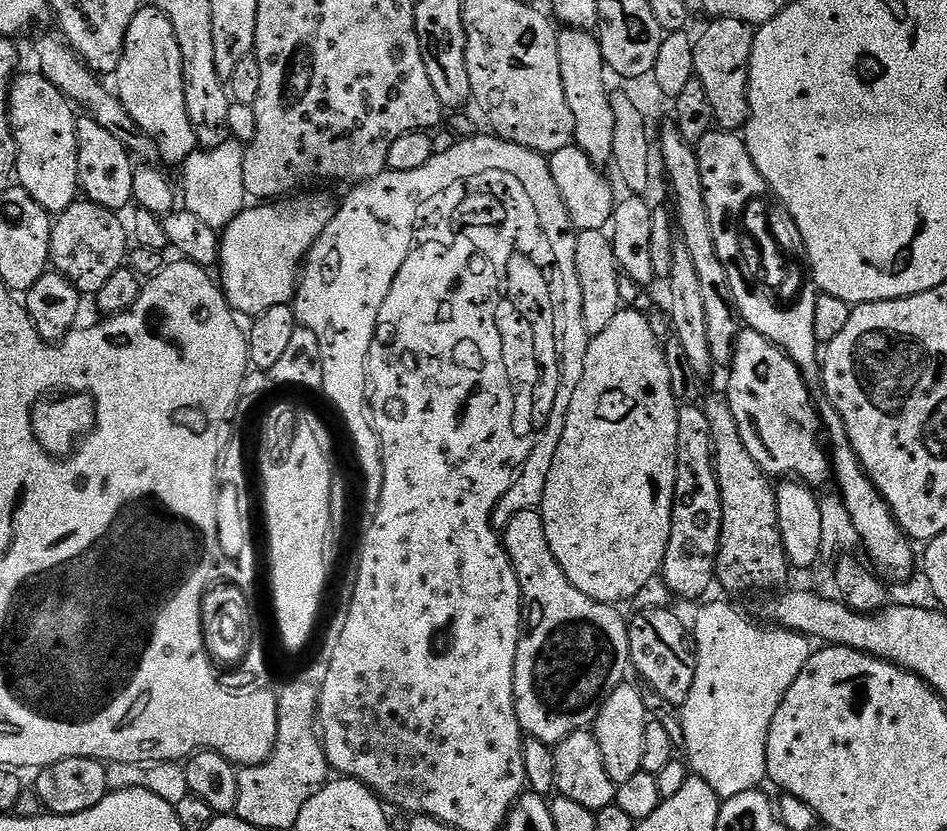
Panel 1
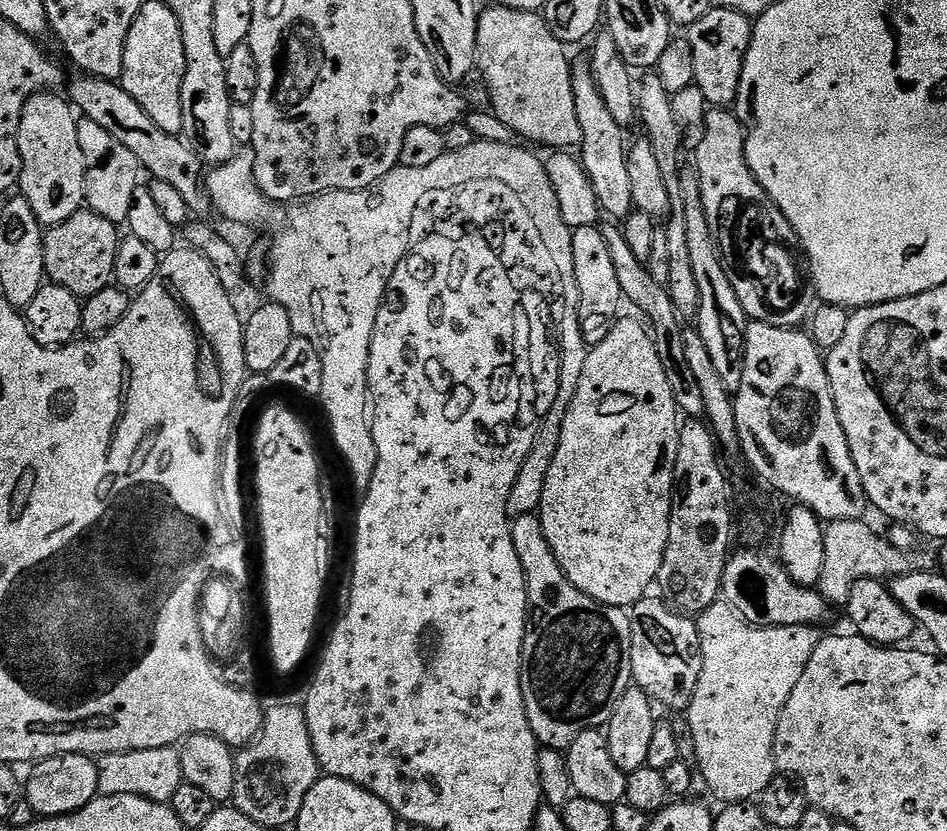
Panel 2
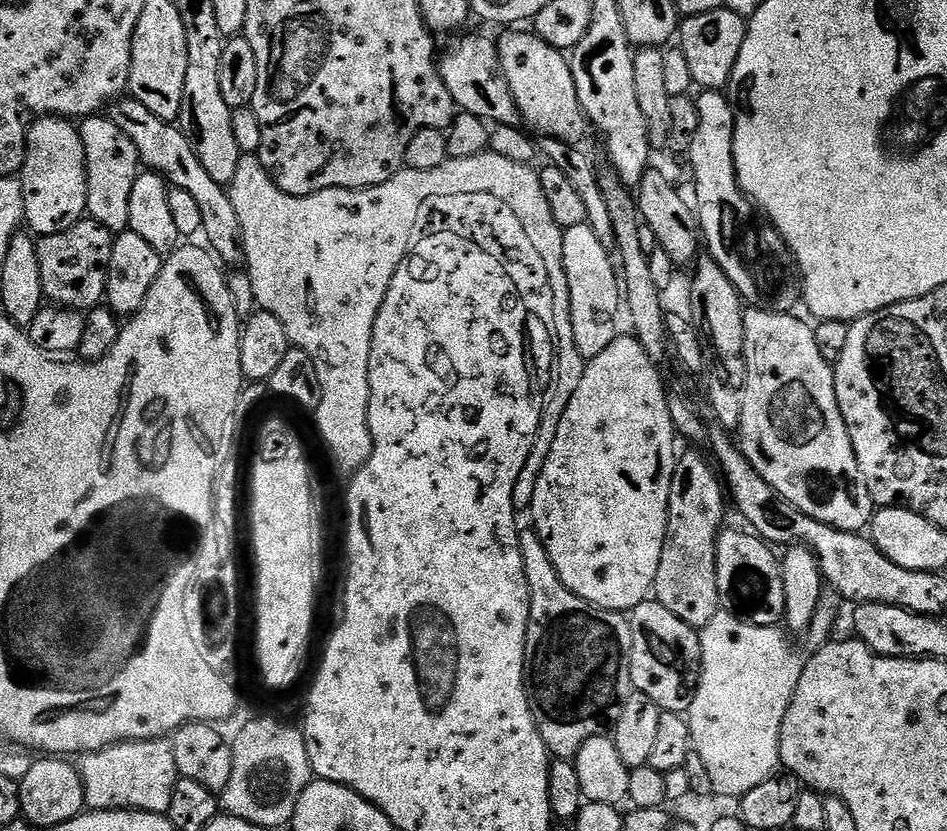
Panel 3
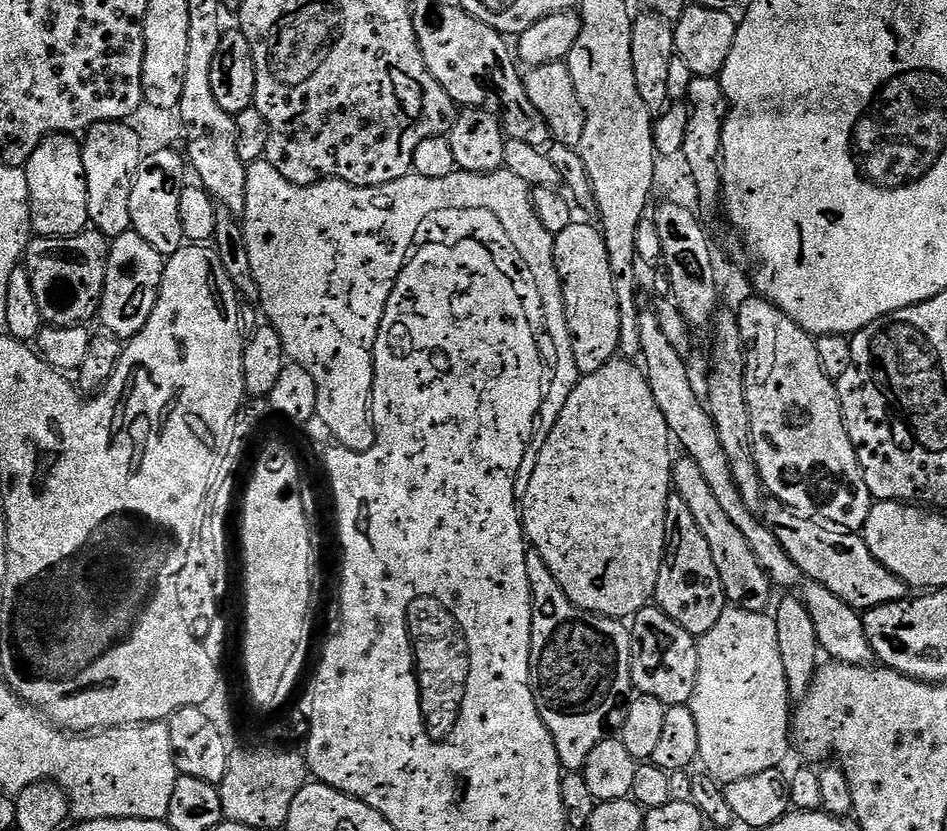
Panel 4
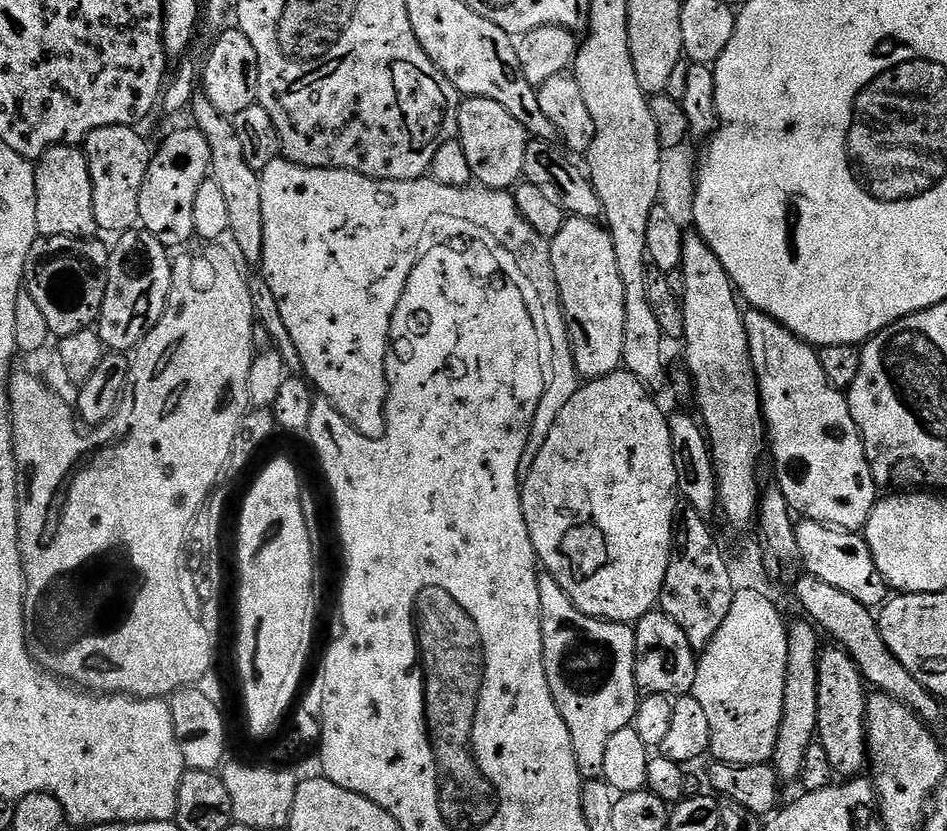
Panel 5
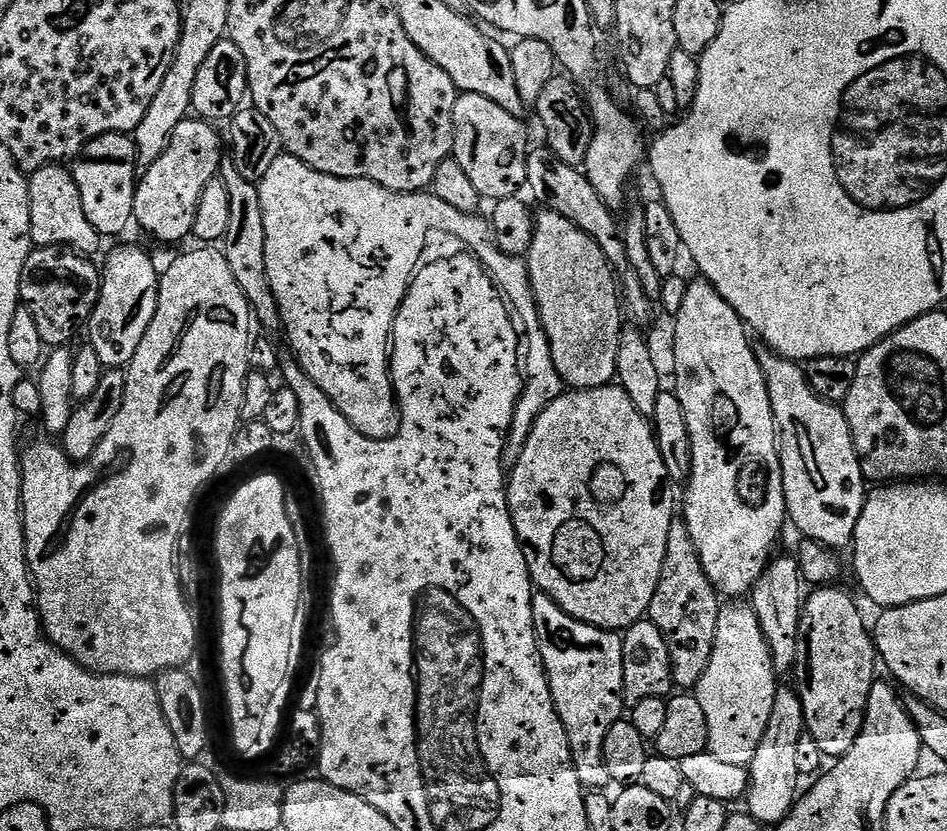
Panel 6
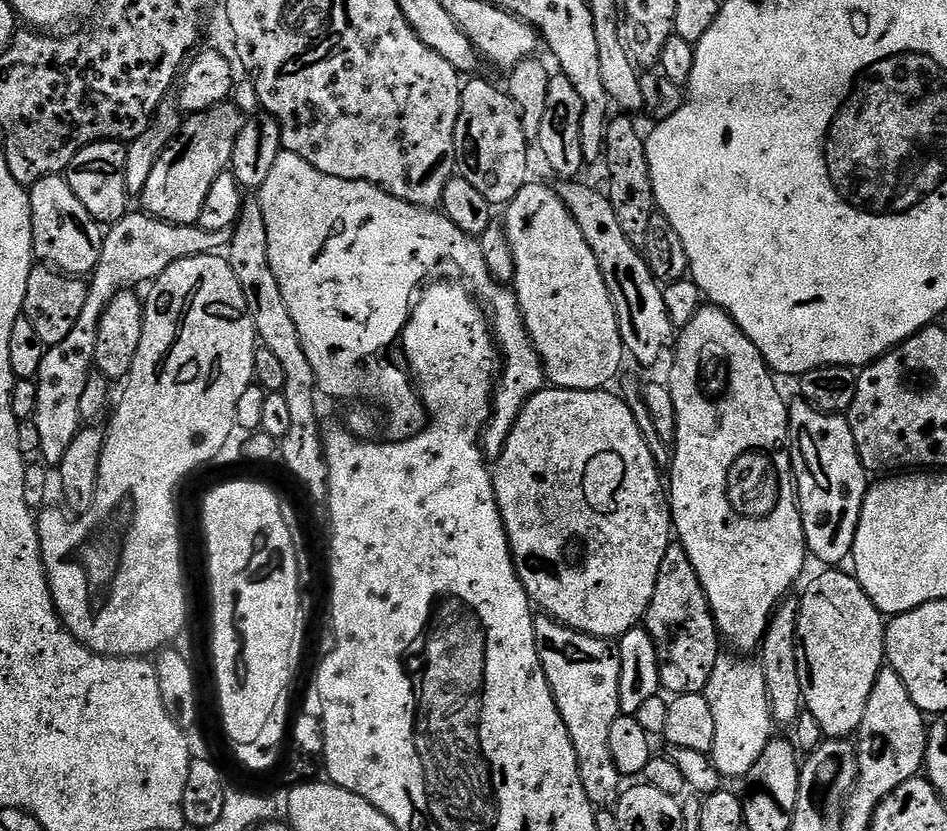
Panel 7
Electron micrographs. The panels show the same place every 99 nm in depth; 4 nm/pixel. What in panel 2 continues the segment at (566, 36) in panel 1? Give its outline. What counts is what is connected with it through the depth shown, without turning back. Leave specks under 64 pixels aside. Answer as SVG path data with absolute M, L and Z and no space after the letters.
M587 59L572 64L572 89L574 111L578 114L578 127L582 130L578 159L590 178L590 186L594 186L601 213L613 221L623 222L634 210L634 194L630 191L630 178L626 174L628 148L624 144L625 125L614 122L614 114L610 114L606 102L602 102L602 96L594 82L592 65Z

